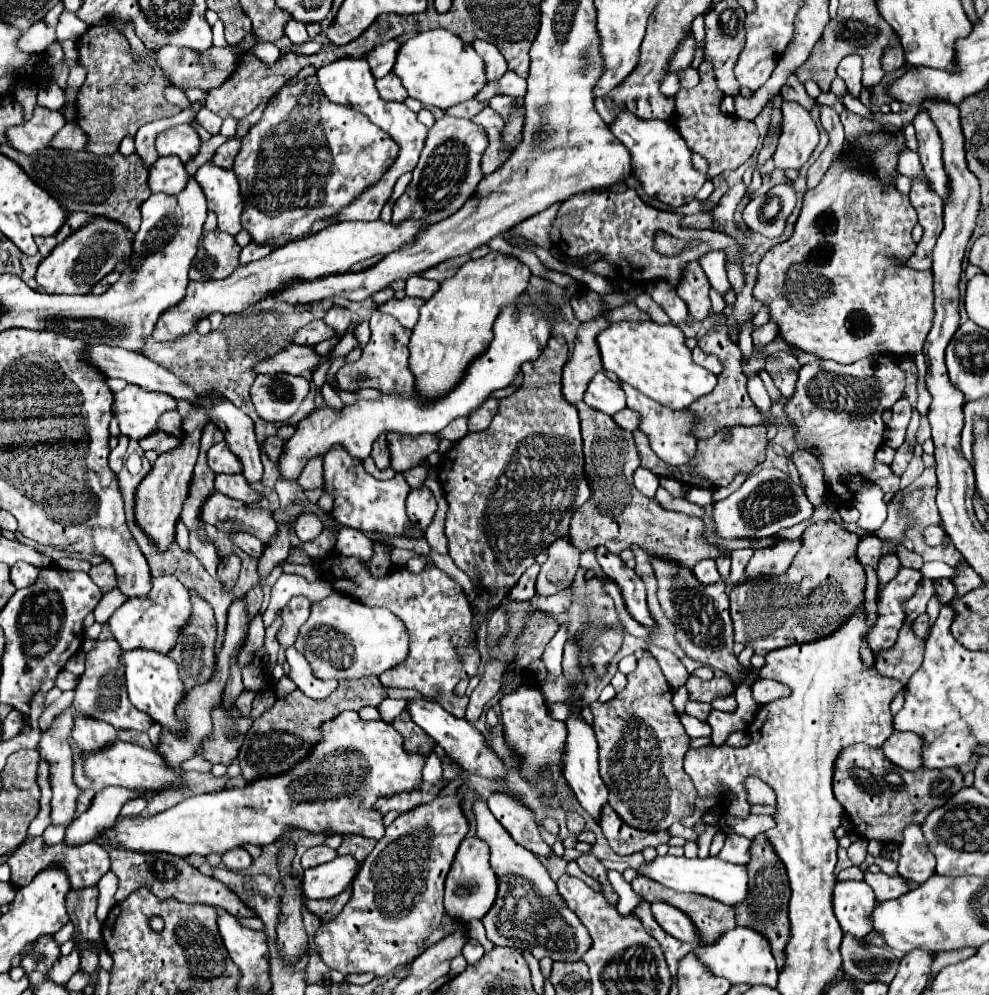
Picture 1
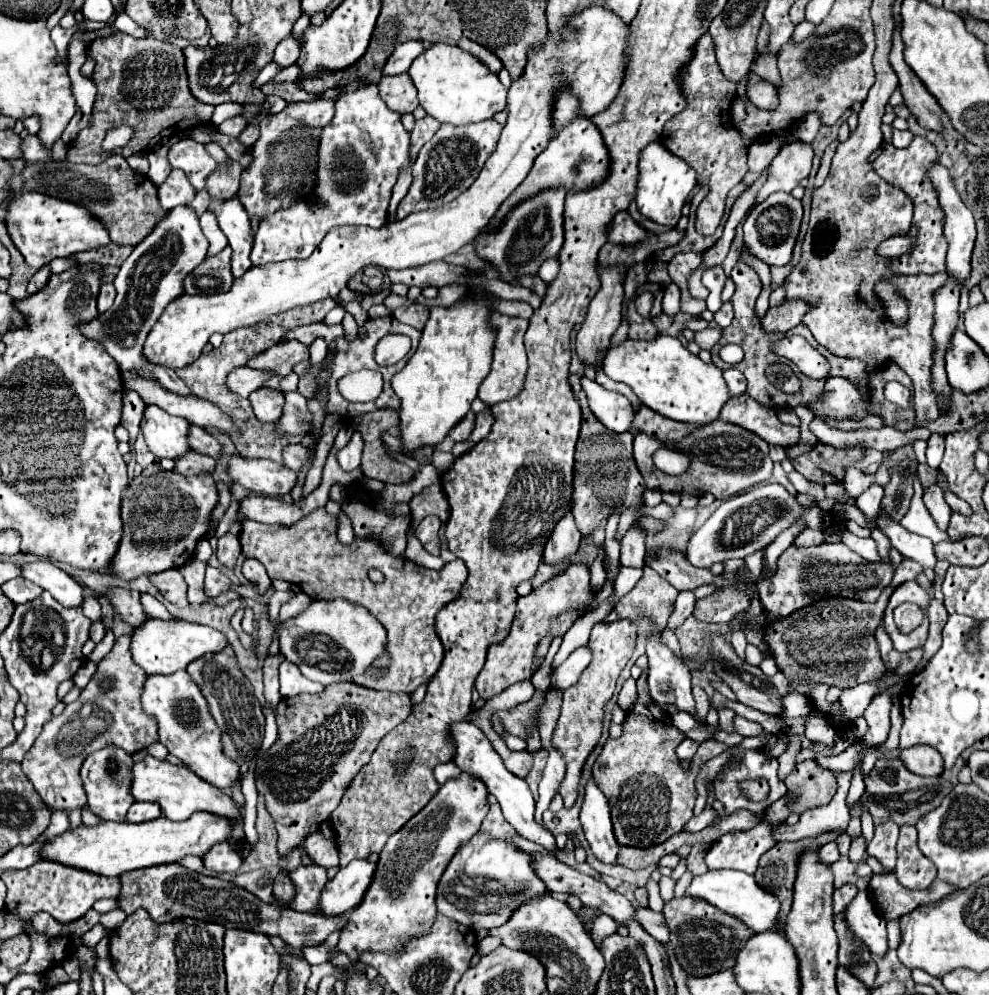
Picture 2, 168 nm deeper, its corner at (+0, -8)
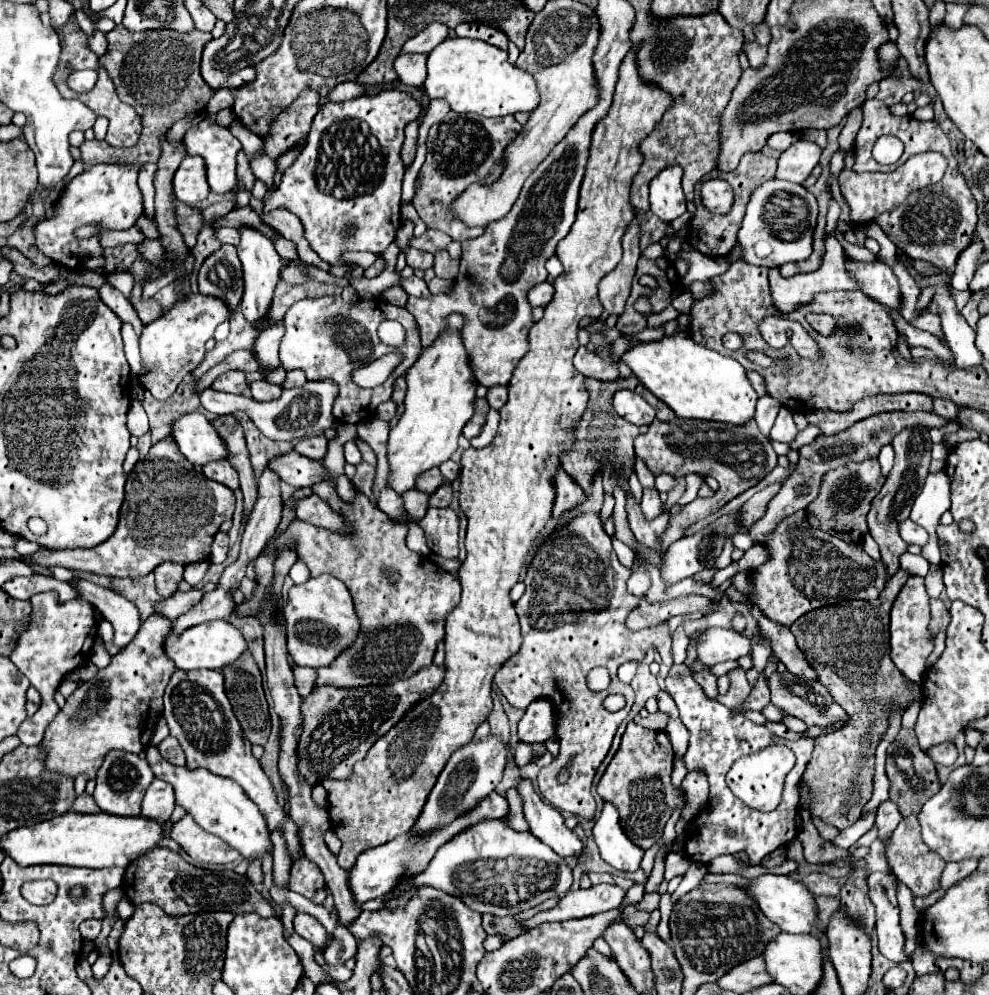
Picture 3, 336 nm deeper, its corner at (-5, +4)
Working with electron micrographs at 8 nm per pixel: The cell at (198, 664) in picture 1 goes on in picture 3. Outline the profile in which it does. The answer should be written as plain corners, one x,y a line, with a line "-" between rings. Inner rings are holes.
247,651
239,661
235,661
235,665
227,665
227,669
223,669
223,677
225,677
227,697
229,697
233,711
243,727
245,737
253,745
265,745
269,739
269,731
271,731
271,719
269,719
269,711
267,711
265,693
261,687
261,673
259,673
259,667
253,661
251,653

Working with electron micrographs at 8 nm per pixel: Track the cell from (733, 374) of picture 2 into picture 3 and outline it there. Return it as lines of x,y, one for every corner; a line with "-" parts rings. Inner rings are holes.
749,371
749,373
747,373
747,377
749,377
749,381
751,381
751,385
753,385
753,389
755,389
755,393
757,393
759,397
767,395
767,389
765,389
765,379
763,379
759,373

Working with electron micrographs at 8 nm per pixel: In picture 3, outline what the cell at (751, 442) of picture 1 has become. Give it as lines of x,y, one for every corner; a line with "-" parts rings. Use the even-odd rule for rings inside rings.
673,417
667,423
661,423
655,419
645,435
639,435
635,439
635,453
639,459
643,459
653,475
659,473
669,473
669,475
687,475
687,473
697,473
697,475
711,475
719,481
719,489
715,497
700,498
683,507
677,515
671,517
659,547
655,549
657,553
665,553
671,543
679,541
685,537
685,531
705,519
705,517
718,511
725,503
747,491
749,487
757,485
767,473
771,473
777,465
777,453
773,451
771,443
763,433
759,431
757,423
751,421
743,427
735,425
719,425
715,421
695,421
695,419
679,419

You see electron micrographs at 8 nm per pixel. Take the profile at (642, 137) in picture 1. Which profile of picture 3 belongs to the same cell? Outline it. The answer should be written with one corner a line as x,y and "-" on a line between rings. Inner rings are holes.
679,167
663,169
663,173
659,173
651,181
651,187
649,187
651,189
651,193
649,193
651,211
667,223
671,223
673,219
677,219
685,213
681,175
683,175
683,169
679,169

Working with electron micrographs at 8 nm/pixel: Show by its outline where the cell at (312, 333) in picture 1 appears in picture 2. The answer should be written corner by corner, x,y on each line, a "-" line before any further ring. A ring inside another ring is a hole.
282,341
268,351
260,353
258,357
248,361
248,367
256,369
274,369
280,377
286,377
292,373
294,365
298,365
302,359
310,357
310,347
298,341

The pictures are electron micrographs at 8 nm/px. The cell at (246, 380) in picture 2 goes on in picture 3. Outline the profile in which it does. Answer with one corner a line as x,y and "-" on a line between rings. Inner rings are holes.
227,371
223,375
219,375
211,389
223,391
223,393
233,393
233,395
241,395
247,389
247,381
245,381
245,373
239,371

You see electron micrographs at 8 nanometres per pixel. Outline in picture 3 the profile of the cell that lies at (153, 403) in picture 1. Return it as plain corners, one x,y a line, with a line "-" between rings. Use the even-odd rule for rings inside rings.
189,413
173,423
171,431
181,453
193,465
207,465
229,457
225,441
219,437
211,421
201,413

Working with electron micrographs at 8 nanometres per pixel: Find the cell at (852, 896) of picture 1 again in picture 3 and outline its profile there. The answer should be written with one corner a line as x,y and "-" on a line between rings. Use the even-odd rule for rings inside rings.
871,873
869,895
877,909
877,937
879,951
893,963
909,961
905,953
905,935
899,925
899,903
897,903
897,879
893,873

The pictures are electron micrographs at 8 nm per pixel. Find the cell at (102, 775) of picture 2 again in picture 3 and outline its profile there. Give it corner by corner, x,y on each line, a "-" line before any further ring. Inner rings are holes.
111,751
105,757
105,761
97,773
97,787
95,787
93,799
103,813
119,815
119,817
137,817
137,815
141,815
143,795
153,779
155,779
155,775
151,771
147,759
141,759
139,755
133,755
133,753

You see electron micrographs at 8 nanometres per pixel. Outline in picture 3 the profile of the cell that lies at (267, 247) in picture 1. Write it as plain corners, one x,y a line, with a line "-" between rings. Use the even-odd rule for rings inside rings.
381,91
373,97
365,95
337,103
335,107
321,107
313,119
303,149
283,173
281,185
265,201
263,211
269,213
277,207
285,207
295,213
305,227
305,237
311,249
329,265
341,265
343,251
383,253
401,227
401,183
405,173
401,161
403,131
407,123
417,119
419,111
421,105
403,91

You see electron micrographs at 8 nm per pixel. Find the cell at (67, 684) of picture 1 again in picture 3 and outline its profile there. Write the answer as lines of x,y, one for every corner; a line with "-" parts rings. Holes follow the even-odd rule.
77,581
73,585
77,585
81,597
93,603
101,611
103,619
107,619
113,625
115,645
125,647
137,635
141,627
141,617
139,617
139,609
129,599
91,581

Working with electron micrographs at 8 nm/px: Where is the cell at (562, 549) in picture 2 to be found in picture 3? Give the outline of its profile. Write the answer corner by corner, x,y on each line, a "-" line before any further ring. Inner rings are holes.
557,465
557,473
553,475
555,485
555,505
553,505
553,517
561,517
567,509
575,507
585,499
585,491
573,481
569,473
561,465

